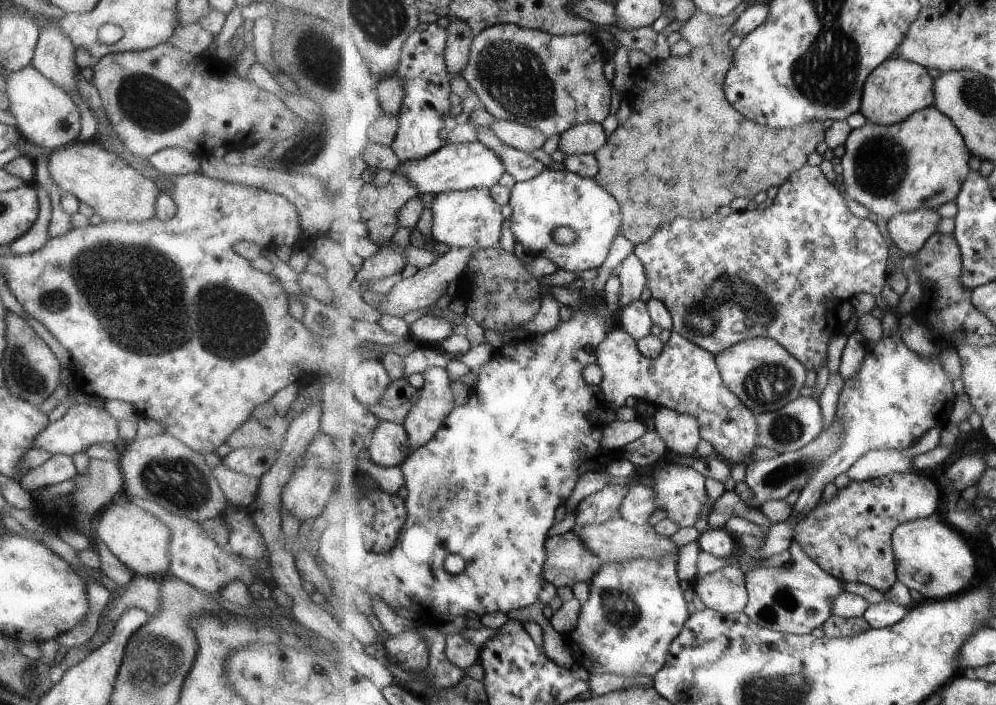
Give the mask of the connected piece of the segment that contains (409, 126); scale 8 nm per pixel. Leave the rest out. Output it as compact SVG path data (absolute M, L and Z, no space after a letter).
M438 21L433 23L420 23L418 28L410 35L403 48L403 60L399 64L398 75L403 77L407 90L407 97L401 112L401 127L392 148L404 163L420 160L437 153L445 145L445 134L450 125L444 120L452 112L452 74L447 63L447 40L449 29L443 28Z

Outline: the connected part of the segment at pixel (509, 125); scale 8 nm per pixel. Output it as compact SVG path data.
M502 119L492 129L500 140L521 151L534 152L543 149L549 139L541 130Z

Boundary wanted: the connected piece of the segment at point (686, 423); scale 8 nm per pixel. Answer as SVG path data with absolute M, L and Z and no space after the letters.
M659 407L654 419L655 428L667 440L670 451L697 456L703 438L699 418L668 407Z

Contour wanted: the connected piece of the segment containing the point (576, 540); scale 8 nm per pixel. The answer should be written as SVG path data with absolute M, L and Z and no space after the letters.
M576 529L550 537L547 549L549 560L545 566L545 575L559 589L592 582L606 564L604 559L587 547Z

